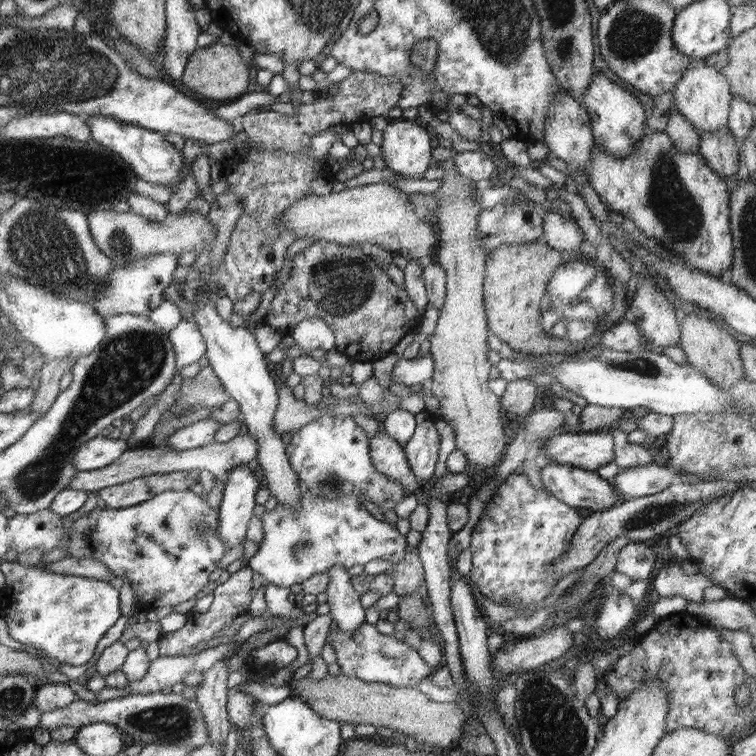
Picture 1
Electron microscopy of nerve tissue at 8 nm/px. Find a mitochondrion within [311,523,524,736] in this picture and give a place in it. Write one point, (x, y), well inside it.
(412, 615)

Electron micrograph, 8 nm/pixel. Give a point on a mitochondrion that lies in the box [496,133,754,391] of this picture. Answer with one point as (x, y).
(682, 217)

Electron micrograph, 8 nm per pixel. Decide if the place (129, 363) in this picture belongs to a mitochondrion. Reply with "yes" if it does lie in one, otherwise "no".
yes

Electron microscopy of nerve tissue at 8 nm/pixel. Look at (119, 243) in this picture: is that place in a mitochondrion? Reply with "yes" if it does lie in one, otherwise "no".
yes

